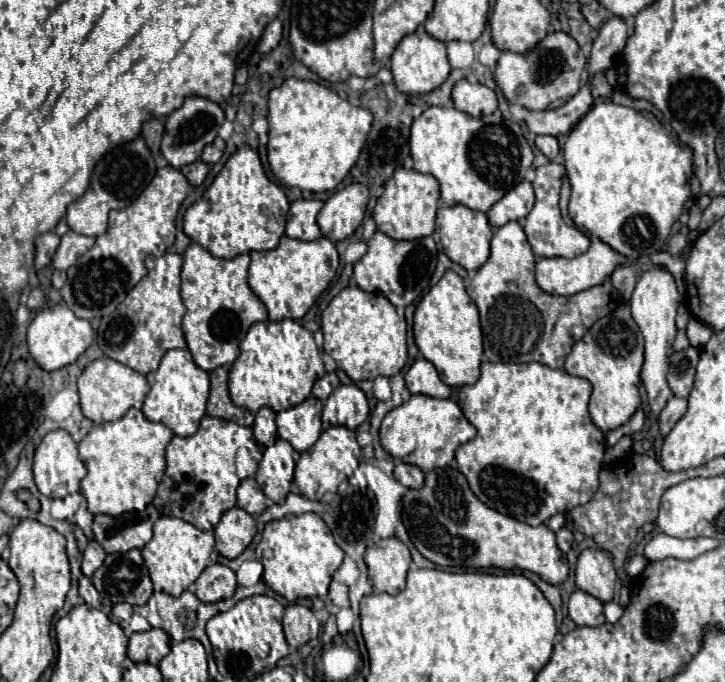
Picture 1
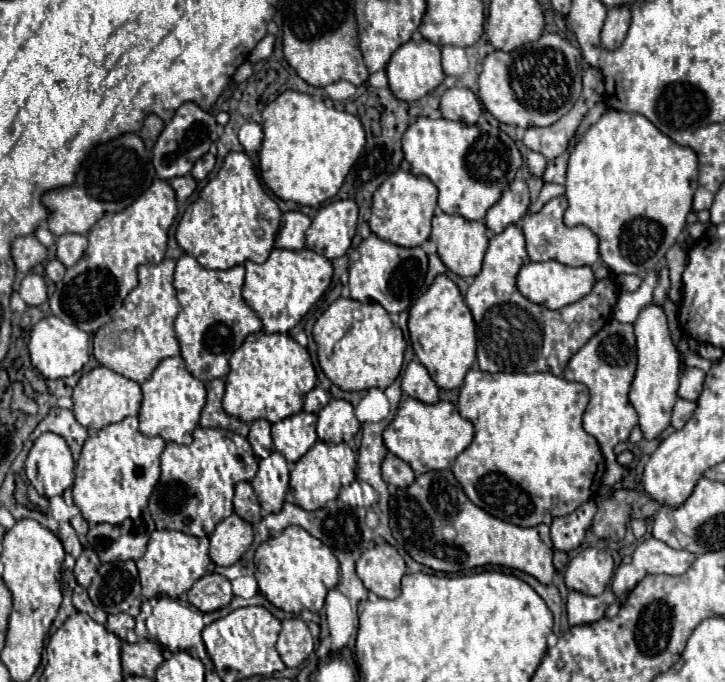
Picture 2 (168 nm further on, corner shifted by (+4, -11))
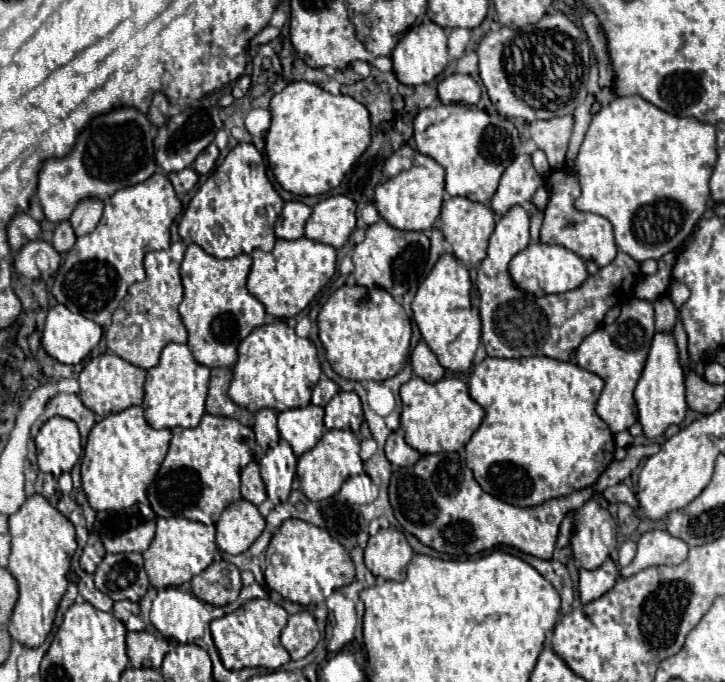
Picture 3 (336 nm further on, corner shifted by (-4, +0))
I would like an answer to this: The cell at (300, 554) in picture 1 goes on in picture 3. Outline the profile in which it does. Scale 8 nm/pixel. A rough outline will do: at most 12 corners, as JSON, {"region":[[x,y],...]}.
{"region":[[286,519],[266,549],[266,585],[300,605],[354,581],[328,531]]}

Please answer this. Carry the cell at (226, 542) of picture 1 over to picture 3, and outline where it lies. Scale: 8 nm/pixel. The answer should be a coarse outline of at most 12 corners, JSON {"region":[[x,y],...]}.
{"region":[[238,499],[216,523],[220,551],[238,555],[264,531],[256,505]]}

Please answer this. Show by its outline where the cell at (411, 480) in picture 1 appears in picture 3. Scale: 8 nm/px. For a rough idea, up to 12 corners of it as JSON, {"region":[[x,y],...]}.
{"region":[[398,429],[386,441],[386,457],[396,467],[414,465],[422,455]]}

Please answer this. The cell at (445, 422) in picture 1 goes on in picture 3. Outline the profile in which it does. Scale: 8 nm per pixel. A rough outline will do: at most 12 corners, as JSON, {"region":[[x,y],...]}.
{"region":[[458,377],[400,387],[400,429],[422,455],[464,449],[484,409]]}

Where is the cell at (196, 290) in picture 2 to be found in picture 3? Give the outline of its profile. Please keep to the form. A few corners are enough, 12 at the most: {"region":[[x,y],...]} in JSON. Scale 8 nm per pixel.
{"region":[[188,245],[180,317],[194,359],[232,367],[266,323],[252,257]]}

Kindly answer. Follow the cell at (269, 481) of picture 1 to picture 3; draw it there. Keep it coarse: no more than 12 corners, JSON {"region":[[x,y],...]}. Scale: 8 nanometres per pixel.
{"region":[[284,439],[258,463],[268,499],[290,497],[298,463]]}

